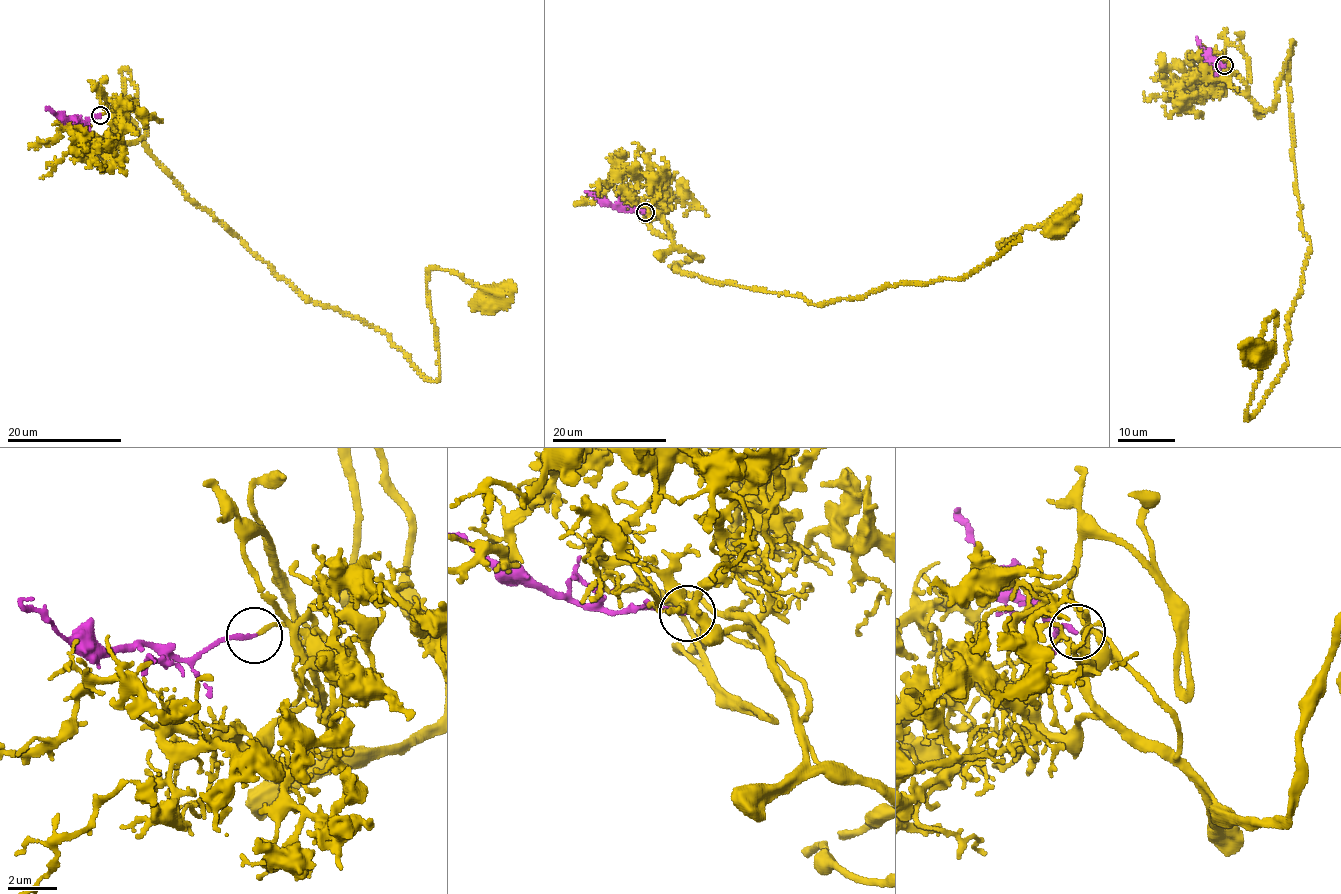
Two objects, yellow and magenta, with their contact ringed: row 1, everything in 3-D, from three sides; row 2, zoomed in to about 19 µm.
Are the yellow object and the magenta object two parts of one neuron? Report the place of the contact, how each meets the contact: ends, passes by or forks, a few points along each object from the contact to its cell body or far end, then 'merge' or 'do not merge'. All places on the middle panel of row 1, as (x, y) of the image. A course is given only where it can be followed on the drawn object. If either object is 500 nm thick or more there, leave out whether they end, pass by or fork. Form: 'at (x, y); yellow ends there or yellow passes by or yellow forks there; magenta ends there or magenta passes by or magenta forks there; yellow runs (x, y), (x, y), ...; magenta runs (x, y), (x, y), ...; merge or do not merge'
at (645, 212); yellow ends there; magenta ends there; yellow runs (645, 212), (700, 259), (673, 268), (821, 305), (882, 286), (963, 277), (1020, 239), (999, 243), (1061, 224); magenta runs (645, 212), (612, 208), (584, 191); merge

